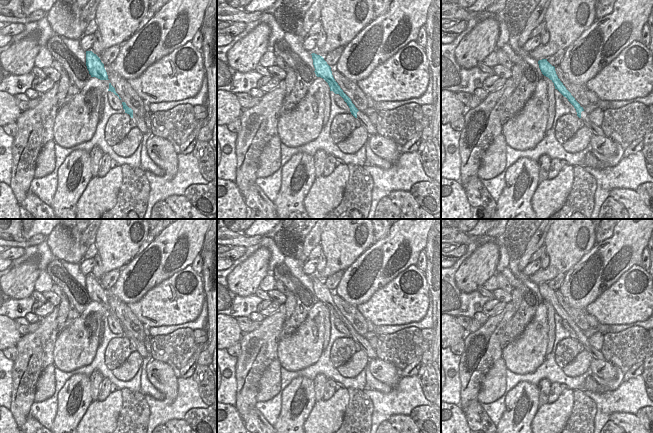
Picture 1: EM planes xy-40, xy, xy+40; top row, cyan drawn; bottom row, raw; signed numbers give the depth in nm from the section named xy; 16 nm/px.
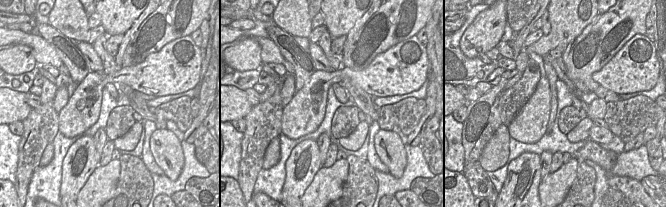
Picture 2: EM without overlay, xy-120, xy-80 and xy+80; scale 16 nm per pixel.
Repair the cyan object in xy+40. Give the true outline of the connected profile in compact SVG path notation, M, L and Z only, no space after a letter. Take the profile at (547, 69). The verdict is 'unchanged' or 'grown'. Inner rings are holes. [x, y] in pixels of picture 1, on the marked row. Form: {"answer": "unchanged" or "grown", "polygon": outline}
{"answer": "grown", "polygon": "M547 59L539 60L538 64L542 74L548 77L554 83L555 89L557 89L564 97L566 97L568 101L574 106L577 112L577 116L583 120L584 125L591 130L592 134L604 136L604 132L601 127L596 126L590 121L588 113L584 111L583 107L580 106L580 104L575 100L575 98L560 81L556 74L555 67L552 66L547 61Z"}

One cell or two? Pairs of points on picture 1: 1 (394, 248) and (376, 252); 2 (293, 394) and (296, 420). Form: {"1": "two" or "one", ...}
{"1": "one", "2": "one"}

